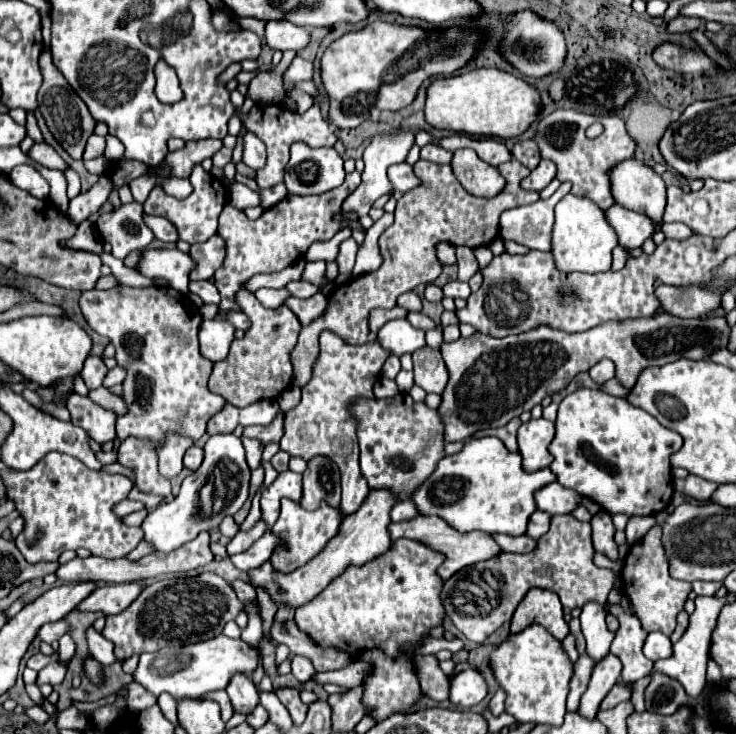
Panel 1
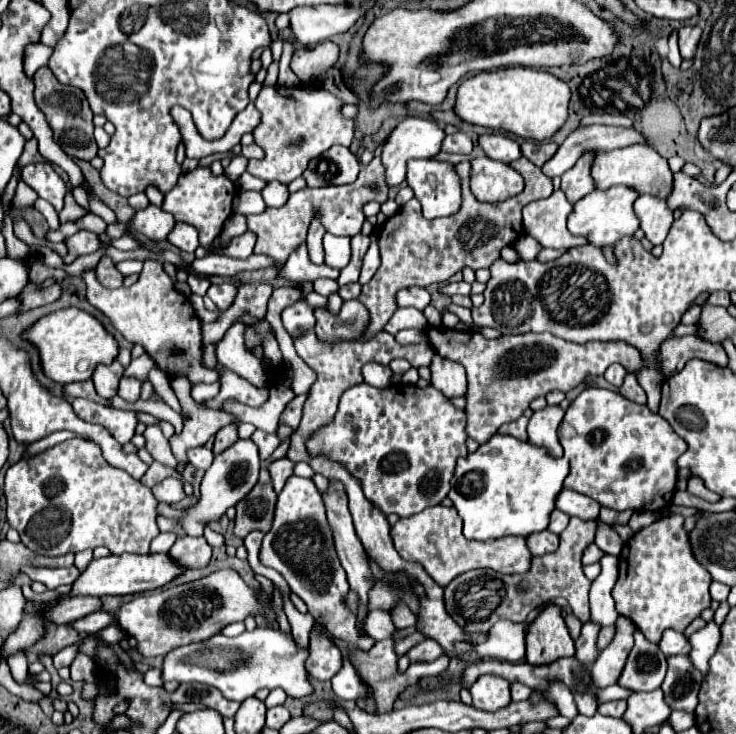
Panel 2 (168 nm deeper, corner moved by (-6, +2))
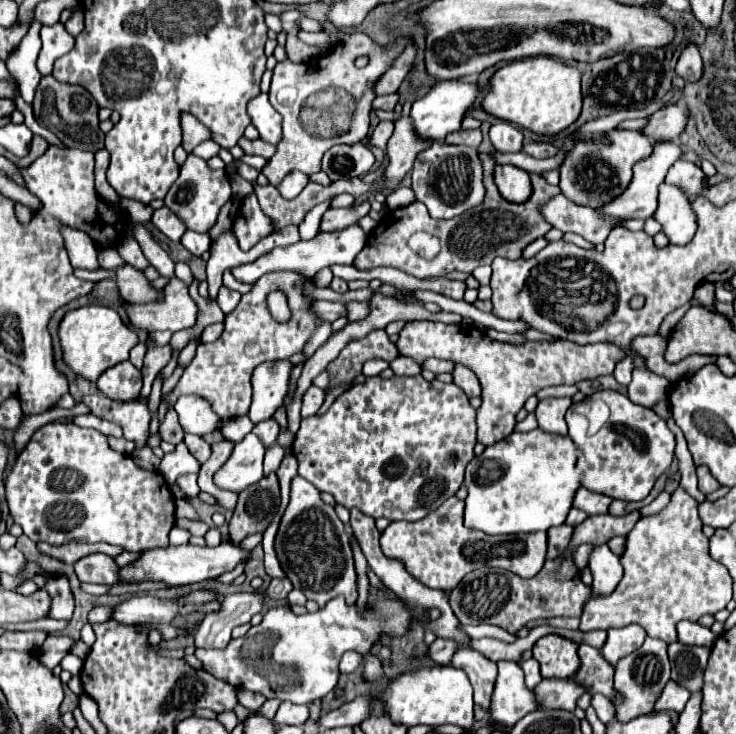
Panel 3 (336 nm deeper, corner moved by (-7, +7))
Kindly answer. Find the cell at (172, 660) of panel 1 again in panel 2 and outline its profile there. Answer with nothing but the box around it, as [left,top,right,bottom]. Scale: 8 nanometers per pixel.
[160,627,312,701]

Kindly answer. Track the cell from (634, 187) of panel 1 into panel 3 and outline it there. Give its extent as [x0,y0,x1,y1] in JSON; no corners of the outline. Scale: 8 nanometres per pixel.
[559,128,653,208]

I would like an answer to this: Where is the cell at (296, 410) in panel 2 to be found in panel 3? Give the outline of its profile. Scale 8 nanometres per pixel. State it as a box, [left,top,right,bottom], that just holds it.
[301,386,327,418]

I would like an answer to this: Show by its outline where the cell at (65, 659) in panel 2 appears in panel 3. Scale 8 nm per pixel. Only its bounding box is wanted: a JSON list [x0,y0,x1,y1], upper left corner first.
[61,654,83,676]

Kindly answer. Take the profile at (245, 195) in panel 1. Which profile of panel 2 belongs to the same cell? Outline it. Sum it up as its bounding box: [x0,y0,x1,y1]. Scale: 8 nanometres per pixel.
[260,181,288,207]

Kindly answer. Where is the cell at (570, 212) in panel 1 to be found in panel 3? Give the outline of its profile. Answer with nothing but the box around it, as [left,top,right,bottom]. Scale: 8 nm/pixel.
[597,140,683,220]

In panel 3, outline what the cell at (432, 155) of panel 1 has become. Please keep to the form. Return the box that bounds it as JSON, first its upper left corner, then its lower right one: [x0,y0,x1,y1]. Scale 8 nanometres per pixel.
[445,130,483,146]

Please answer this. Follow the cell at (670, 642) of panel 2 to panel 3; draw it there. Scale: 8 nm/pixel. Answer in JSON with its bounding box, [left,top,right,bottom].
[677,620,717,646]

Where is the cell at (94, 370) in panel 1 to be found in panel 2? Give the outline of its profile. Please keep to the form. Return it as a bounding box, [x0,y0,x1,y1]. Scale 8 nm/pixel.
[92,361,124,397]

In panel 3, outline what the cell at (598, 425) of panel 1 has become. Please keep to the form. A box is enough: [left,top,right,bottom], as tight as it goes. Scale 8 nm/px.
[567,390,675,502]

